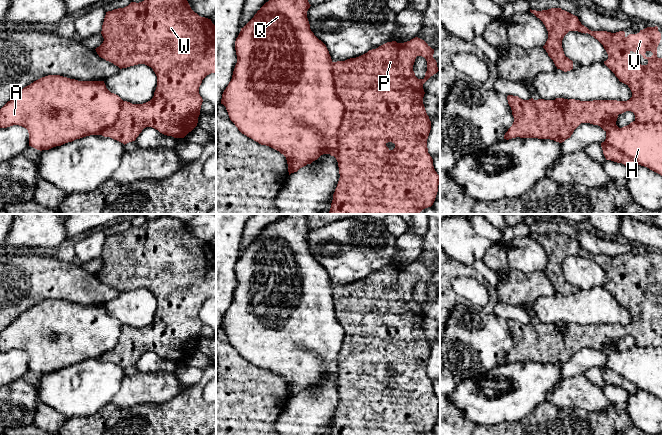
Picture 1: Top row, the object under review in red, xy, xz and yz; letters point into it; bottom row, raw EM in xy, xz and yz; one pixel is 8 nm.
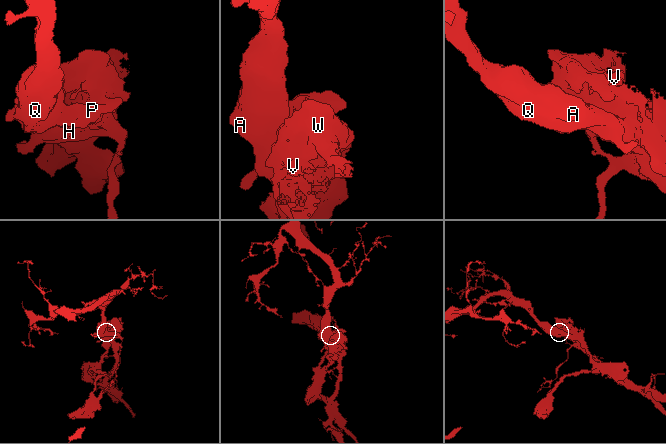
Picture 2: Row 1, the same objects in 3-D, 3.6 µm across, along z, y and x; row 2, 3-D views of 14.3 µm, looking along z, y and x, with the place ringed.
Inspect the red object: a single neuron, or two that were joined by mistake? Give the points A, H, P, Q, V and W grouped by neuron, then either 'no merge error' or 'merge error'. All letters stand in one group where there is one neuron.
groups A H Q / P V W; merge error

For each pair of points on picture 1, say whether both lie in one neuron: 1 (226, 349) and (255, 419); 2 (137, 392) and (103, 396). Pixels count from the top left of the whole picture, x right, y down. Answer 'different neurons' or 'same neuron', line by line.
1: same neuron
2: different neurons

